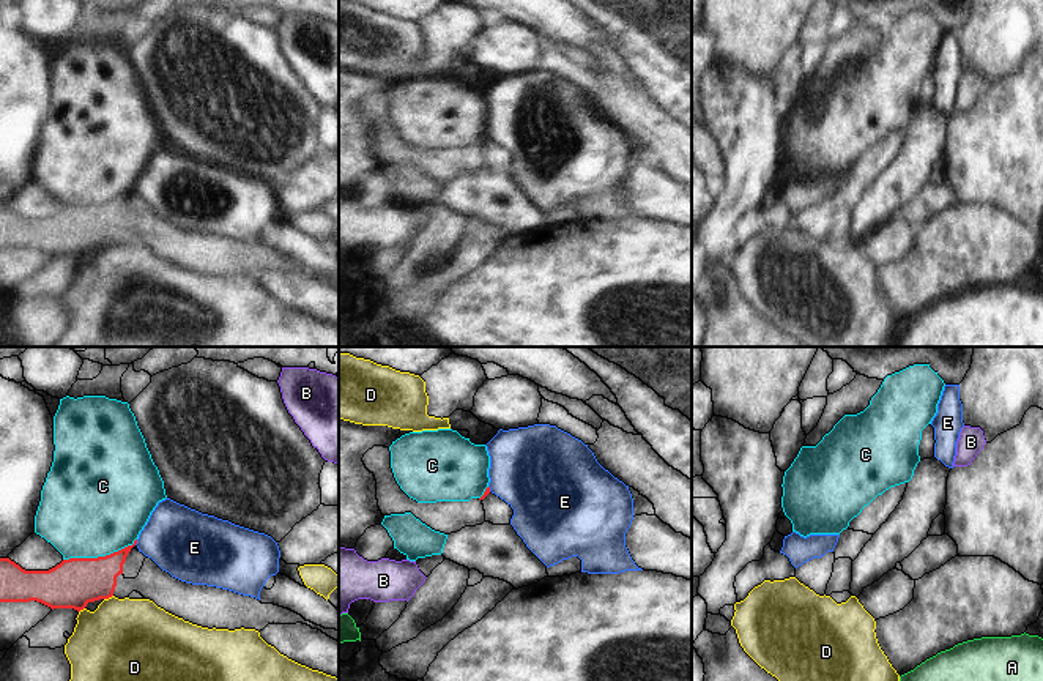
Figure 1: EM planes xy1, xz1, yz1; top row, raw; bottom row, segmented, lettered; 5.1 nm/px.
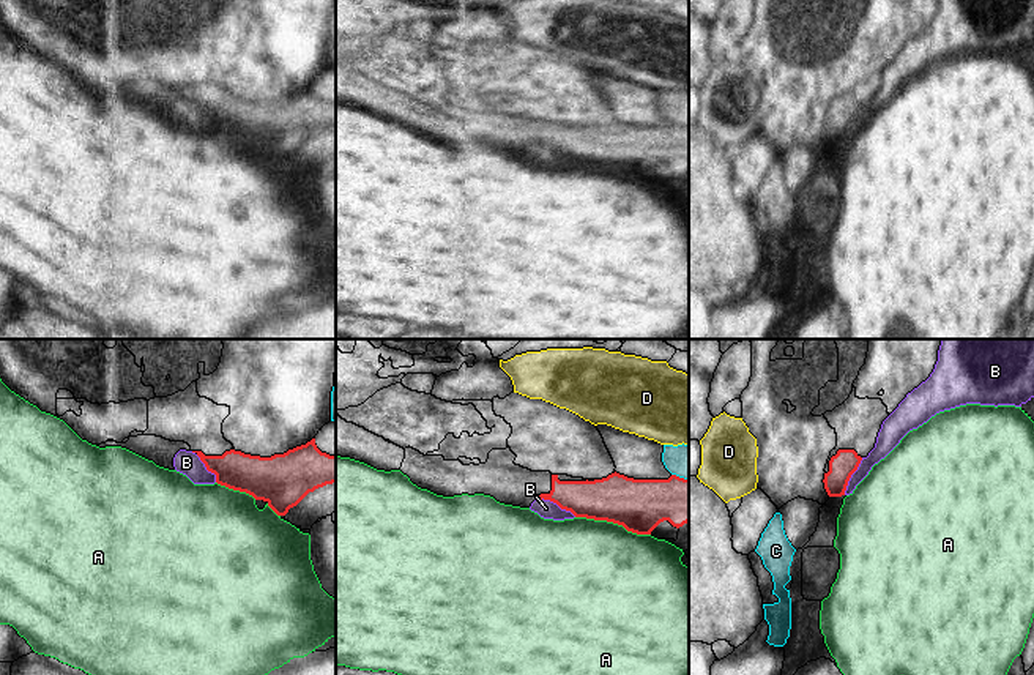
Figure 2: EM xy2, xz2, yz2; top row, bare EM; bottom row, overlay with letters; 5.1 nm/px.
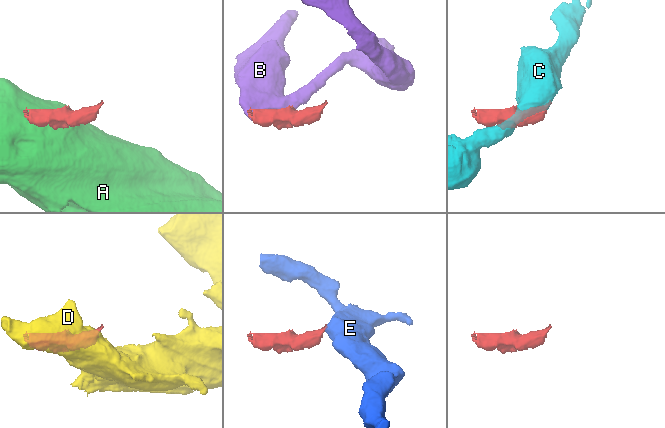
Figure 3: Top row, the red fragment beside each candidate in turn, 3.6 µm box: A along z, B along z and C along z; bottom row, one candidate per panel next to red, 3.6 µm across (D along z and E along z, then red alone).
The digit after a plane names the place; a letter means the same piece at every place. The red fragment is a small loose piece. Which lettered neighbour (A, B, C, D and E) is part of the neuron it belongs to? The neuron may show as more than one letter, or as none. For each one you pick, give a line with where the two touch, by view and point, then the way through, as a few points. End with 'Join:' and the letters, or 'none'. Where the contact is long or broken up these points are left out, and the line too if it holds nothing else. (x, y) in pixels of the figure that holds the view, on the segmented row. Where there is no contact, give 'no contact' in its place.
Join: none

